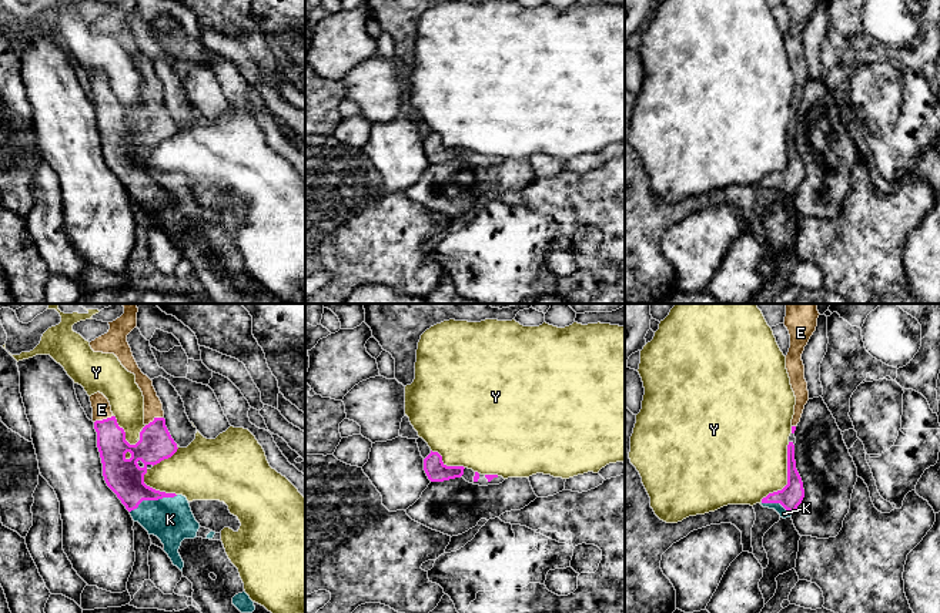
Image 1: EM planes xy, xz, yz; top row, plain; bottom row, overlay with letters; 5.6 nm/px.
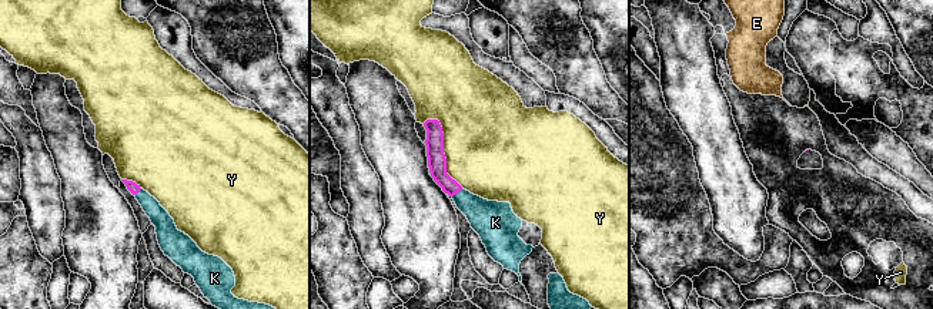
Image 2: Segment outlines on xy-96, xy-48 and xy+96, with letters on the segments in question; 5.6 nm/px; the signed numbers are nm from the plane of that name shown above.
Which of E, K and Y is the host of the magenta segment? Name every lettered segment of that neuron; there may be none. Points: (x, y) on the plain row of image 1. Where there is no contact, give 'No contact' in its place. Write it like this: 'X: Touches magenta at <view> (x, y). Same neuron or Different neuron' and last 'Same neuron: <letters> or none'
E: Touches magenta at xy (103, 100). Same neuron
K: Touches magenta at xy (153, 180). Same neuron
Y: Touches magenta at yz (788, 157). Different neuron
Same neuron: E, K

